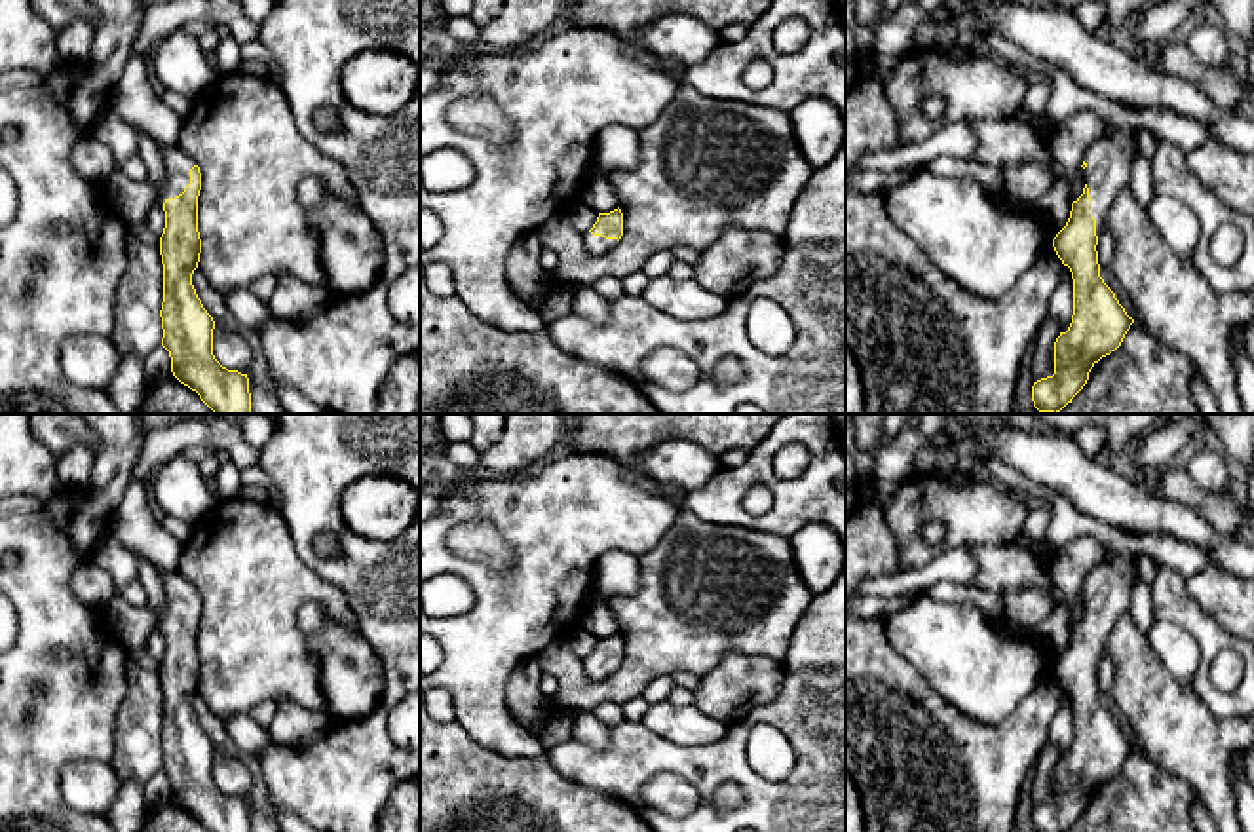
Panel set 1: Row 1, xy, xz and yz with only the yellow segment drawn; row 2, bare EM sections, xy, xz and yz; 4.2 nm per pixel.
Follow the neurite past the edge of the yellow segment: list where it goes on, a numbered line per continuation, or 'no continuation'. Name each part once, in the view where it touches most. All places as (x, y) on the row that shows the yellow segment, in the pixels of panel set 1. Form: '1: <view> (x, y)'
1: yz (1108, 160)

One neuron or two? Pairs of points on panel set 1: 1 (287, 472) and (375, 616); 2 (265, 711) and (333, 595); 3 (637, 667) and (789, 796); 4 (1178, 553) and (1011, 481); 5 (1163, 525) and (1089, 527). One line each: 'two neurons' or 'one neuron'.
1: one neuron
2: two neurons
3: two neurons
4: one neuron
5: two neurons

